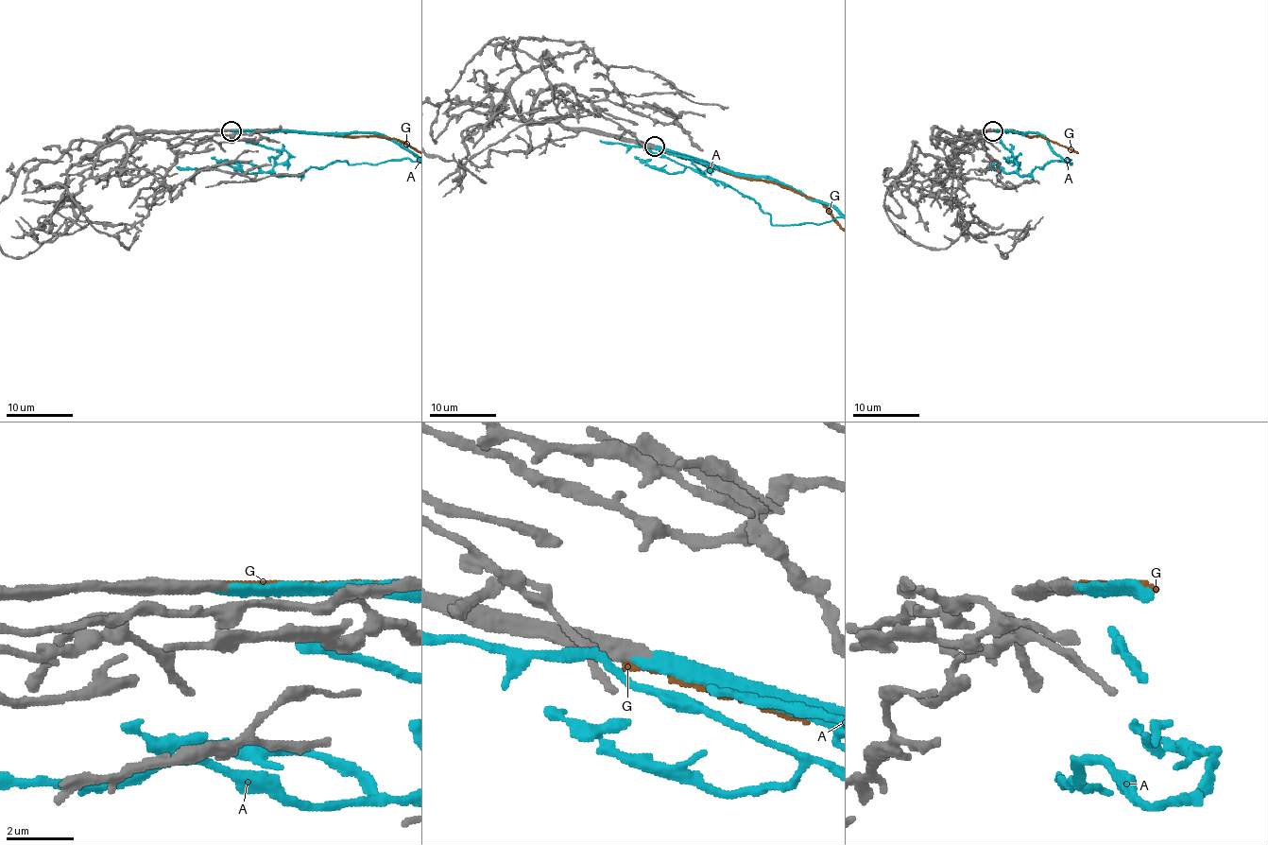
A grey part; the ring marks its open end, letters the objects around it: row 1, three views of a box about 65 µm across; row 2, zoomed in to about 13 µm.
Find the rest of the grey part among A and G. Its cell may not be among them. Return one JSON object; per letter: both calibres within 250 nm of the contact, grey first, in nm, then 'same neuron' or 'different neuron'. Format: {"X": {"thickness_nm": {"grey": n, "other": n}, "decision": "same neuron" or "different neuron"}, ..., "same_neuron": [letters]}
{"A": {"thickness_nm": {"grey": 380, "other": 280}, "decision": "same neuron"}, "G": {"thickness_nm": {"grey": 400, "other": 280}, "decision": "different neuron"}, "same_neuron": ["A"]}

